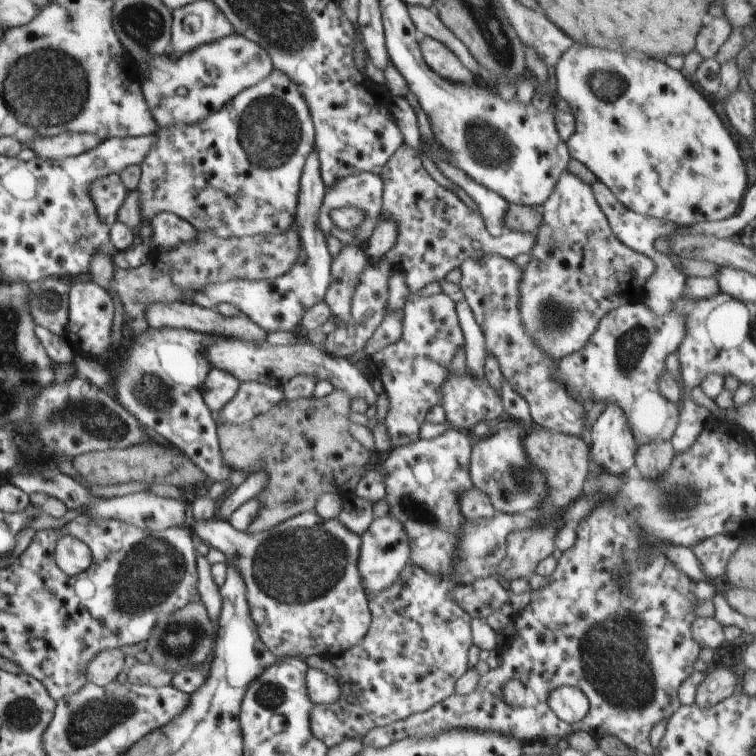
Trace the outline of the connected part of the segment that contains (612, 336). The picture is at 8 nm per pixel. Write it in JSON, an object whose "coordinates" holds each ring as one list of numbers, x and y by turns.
{"coordinates":[[629,303,608,312,598,322,598,328,594,334,590,334,590,340,586,346,578,352,572,352,570,356,564,356,554,368,554,378,564,384,566,392,576,400,582,402,586,411,593,408,596,402,606,404,618,404,628,418,630,431,637,441,637,445,656,442,656,440,671,441,679,424,679,404,670,402,662,396,658,388,658,378,667,370,666,355,674,352,686,342,686,328,684,318,678,318,676,314,656,316,648,306,643,303]]}

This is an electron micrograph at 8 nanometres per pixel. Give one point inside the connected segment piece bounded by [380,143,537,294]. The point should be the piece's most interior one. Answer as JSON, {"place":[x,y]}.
{"place":[436,231]}

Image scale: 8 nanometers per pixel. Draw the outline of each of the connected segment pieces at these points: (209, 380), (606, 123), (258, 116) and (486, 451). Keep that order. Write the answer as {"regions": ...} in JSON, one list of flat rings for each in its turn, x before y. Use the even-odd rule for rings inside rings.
{"regions":[[[215,367,210,369,201,392,204,403,212,414,224,408,234,398,240,384,232,374]],[[572,46,555,66,557,93,570,106,571,114,575,119,574,134,566,142,570,157,586,166,596,176,597,181,602,182,625,208,643,216,672,222,681,227,692,227,698,222,725,220,739,212,743,198,746,196,748,180,746,166,738,152,738,144,732,139,729,130,724,128,722,120,718,118,718,114,711,107,710,102,707,102,707,99,692,86,691,81,688,82,682,76,680,71,670,68,668,64,664,64,660,60,648,58,642,52,628,50,626,54,622,54,622,52,614,50,614,52,610,52,610,56,606,56,604,50,600,50,600,48,576,48,576,46]],[[273,69,264,80,255,86,246,88,236,94,230,102,226,102,218,112,210,112,202,122,194,124,172,124,166,128,158,128,156,142,150,148,149,154,142,164,142,180,137,188,140,196,140,210,145,222,149,222,160,212,172,212,184,220,188,220,196,230,202,233,211,233,220,239,252,237,258,234,282,234,295,228,295,216,298,205,298,188,300,188,300,174,306,162,306,156,315,148,315,128,304,96,298,92,298,86,280,70]],[[520,422,517,423,514,429,502,428,489,437,478,440,472,446,470,456,469,472,472,484,490,498,496,512,507,514,534,511,548,494,546,476,528,460,522,446,524,427,520,426],[518,434,522,434,522,438]]]}

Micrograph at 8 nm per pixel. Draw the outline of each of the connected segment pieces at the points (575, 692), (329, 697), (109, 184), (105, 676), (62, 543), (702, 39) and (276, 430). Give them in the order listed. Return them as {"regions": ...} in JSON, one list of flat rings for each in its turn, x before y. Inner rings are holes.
{"regions":[[[558,686,548,694,547,706,566,723,580,722,589,710,589,701,580,688]],[[308,668,306,685,308,700,313,705,330,706,335,704,341,696,341,689,337,680,330,674,316,670,316,668]],[[110,174,104,179,97,180,90,188,98,218,108,225,118,221,118,210,124,203,129,190,126,189,119,174]],[[120,649,102,650,86,668,89,683,104,687,116,681,118,675,125,671,125,655]],[[60,536,56,542,57,549,54,554,57,558,58,567,66,576,77,577,85,573,93,565,93,552,88,544,74,536]],[[720,15,714,17,714,20,708,26,702,26,700,32,698,32,696,52,704,59,715,58,720,46,728,40,732,30,732,24,728,20,722,19]],[[334,390,318,399,293,396,242,425,217,422,220,451,226,466,244,470,247,475,260,470,268,474,268,486,258,494,262,500,260,512,246,533,268,531,298,514,315,511,316,500,322,494,339,494,338,484,368,466,372,452,349,432,350,405,351,398,346,392]]]}

